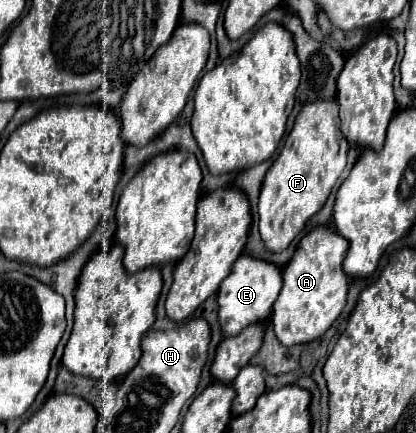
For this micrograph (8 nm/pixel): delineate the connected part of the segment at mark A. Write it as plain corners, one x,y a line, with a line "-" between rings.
315,227
301,239
295,255
283,269
283,289
271,315
275,335
285,347
321,337
339,317
349,289
349,277
343,271
347,245
349,243
331,227

